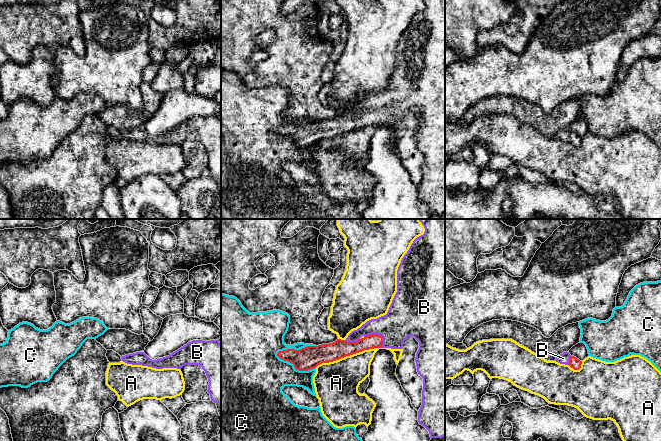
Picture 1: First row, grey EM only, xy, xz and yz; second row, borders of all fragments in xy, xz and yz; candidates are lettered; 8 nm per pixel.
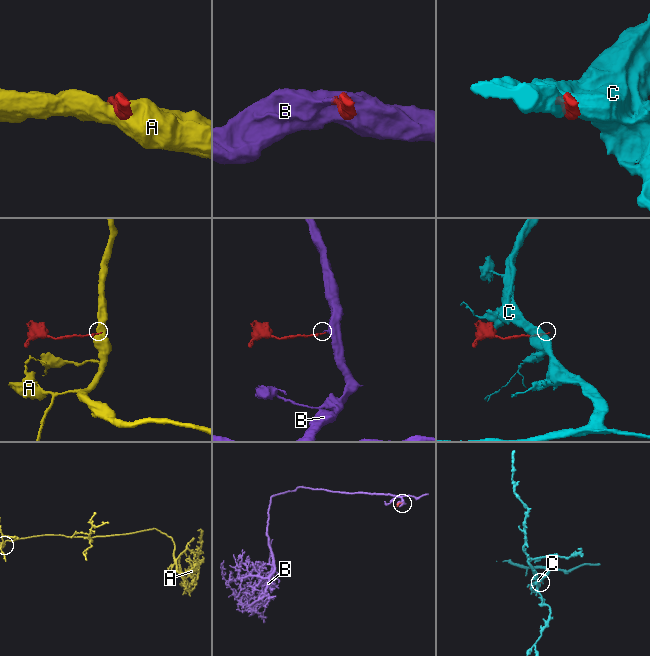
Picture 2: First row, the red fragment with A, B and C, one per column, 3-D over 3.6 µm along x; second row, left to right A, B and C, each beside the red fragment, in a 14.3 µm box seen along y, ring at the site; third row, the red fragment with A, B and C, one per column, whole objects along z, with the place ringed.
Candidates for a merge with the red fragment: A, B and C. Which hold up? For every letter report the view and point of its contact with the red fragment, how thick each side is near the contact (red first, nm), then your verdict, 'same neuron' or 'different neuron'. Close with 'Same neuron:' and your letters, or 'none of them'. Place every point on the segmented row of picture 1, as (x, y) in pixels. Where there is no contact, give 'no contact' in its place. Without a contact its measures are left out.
A: xz (348, 355) | 160/360 nm | different neuron
B: xz (378, 335) | 120/300 nm | same neuron
C: xz (294, 349) | 180/300 nm | different neuron
Same neuron: B

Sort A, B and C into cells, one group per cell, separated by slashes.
A / B / C

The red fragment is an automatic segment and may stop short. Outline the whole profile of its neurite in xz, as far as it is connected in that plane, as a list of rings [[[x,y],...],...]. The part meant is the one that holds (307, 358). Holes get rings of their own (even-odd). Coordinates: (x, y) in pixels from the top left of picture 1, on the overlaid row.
[[[419,219],[425,228],[423,235],[417,237],[404,255],[397,270],[397,292],[386,315],[371,319],[357,330],[352,331],[345,340],[337,339],[330,344],[307,346],[300,350],[279,351],[277,356],[292,363],[296,370],[308,371],[322,363],[329,363],[364,350],[374,348],[402,349],[404,341],[412,336],[419,342],[416,353],[418,374],[423,378],[422,405],[418,411],[418,422],[424,426],[432,438],[445,437],[445,219]]]

